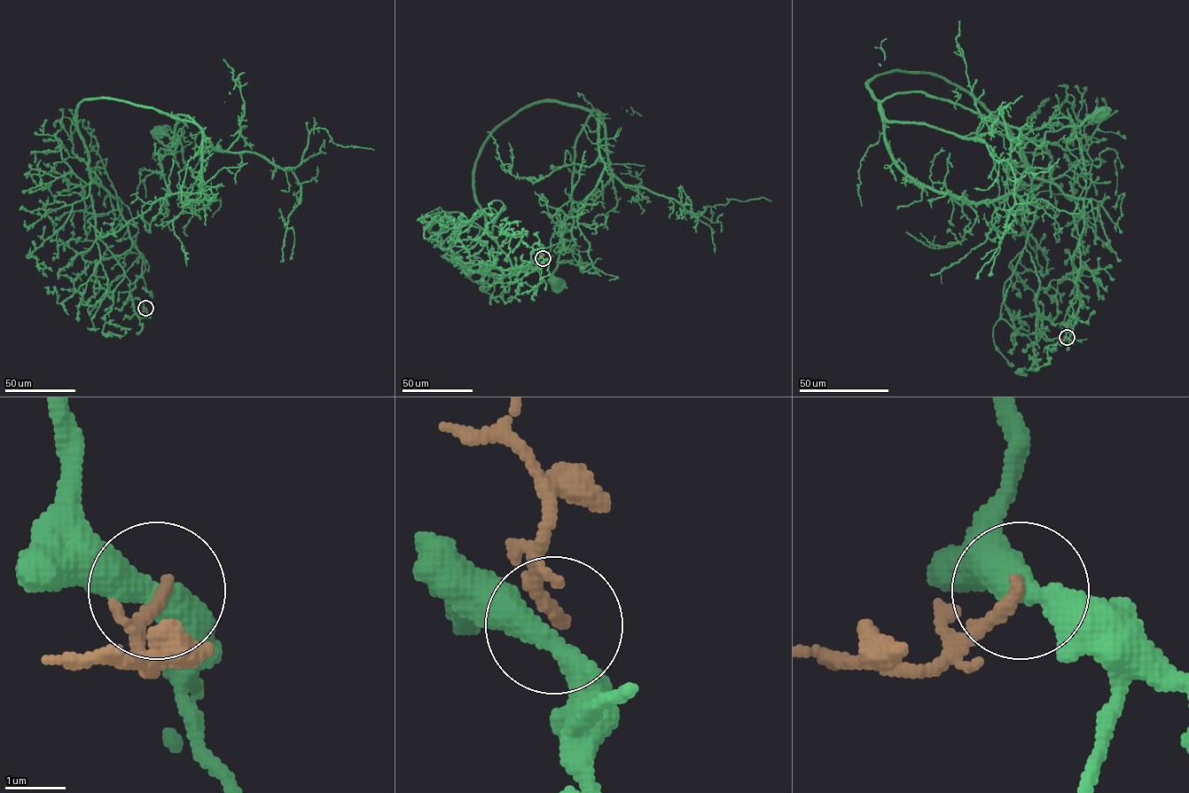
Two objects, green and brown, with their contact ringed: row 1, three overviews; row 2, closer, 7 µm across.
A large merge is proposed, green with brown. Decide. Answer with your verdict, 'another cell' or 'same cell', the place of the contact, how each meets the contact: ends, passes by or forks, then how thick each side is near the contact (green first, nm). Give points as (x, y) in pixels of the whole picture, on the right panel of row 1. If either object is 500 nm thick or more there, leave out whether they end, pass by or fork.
another cell; at (1067, 337); green passes by; brown ends there; 440 nm thick on the green side, 240 nm on the other

